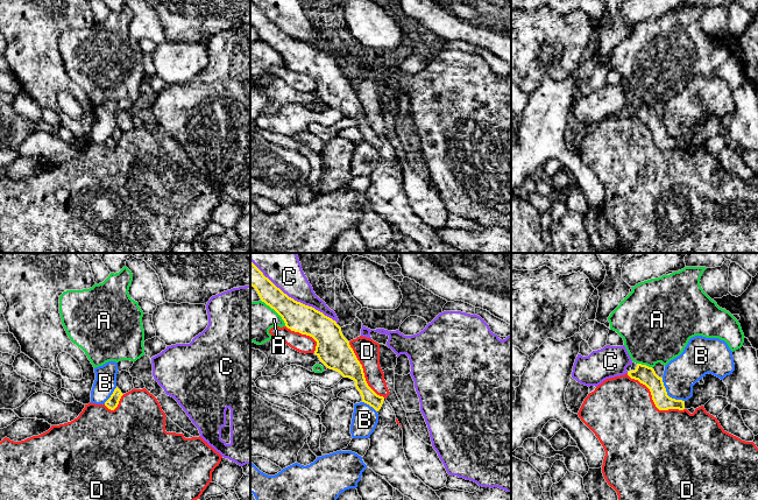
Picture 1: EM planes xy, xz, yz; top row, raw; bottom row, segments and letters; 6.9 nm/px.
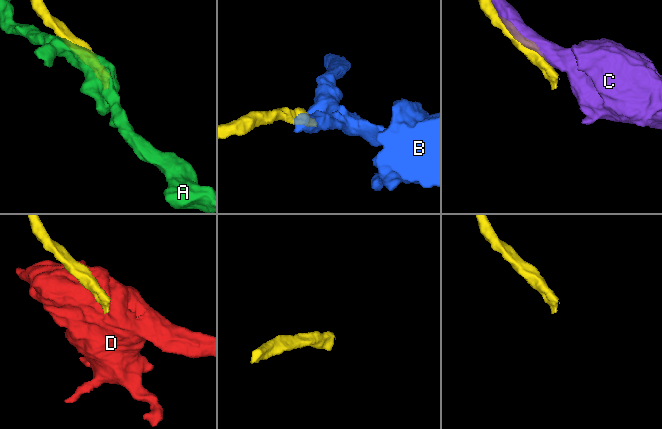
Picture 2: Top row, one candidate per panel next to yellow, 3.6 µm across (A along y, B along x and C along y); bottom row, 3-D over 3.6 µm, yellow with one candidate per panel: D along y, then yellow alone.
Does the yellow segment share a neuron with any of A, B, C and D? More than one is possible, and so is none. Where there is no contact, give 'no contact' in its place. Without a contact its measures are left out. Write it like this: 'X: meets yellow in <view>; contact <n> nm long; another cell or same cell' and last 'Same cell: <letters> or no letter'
A: meets yellow in xz; contact 260 nm long; another cell
B: meets yellow in yz; contact 220 nm long; another cell
C: meets yellow in xz; contact 750 nm long; another cell
D: meets yellow in yz; contact 480 nm long; another cell
Same cell: no letter

